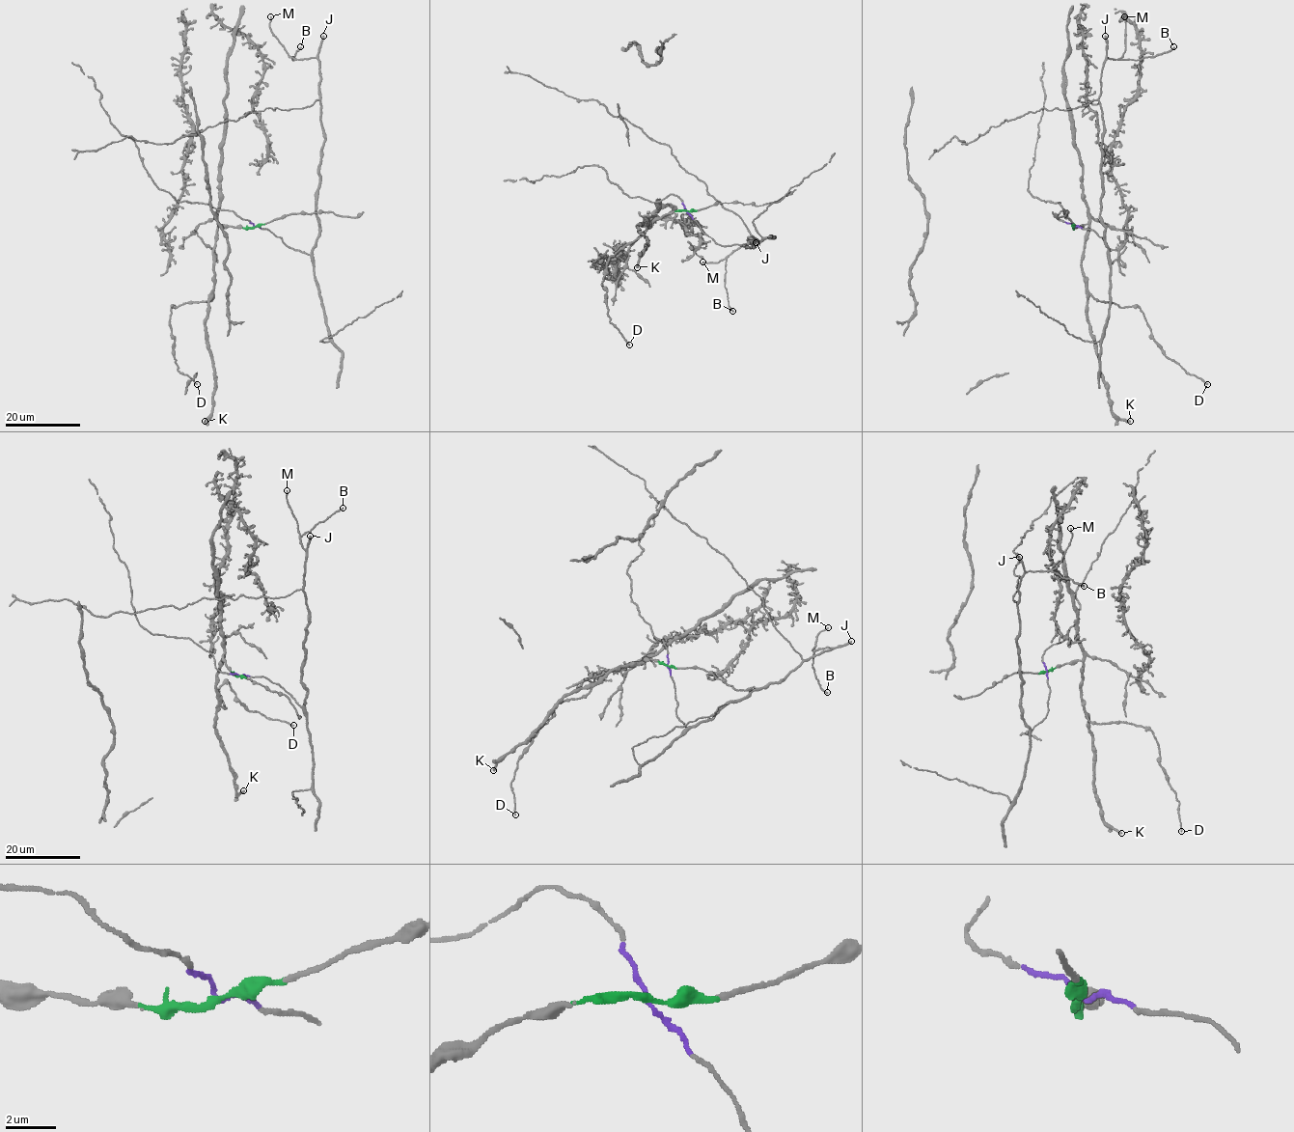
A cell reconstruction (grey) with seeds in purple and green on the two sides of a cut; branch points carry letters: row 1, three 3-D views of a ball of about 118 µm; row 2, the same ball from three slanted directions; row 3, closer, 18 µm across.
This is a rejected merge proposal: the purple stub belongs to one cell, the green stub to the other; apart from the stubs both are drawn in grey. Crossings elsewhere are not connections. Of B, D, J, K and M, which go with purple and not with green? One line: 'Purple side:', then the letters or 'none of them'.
Purple side: B, J, M

